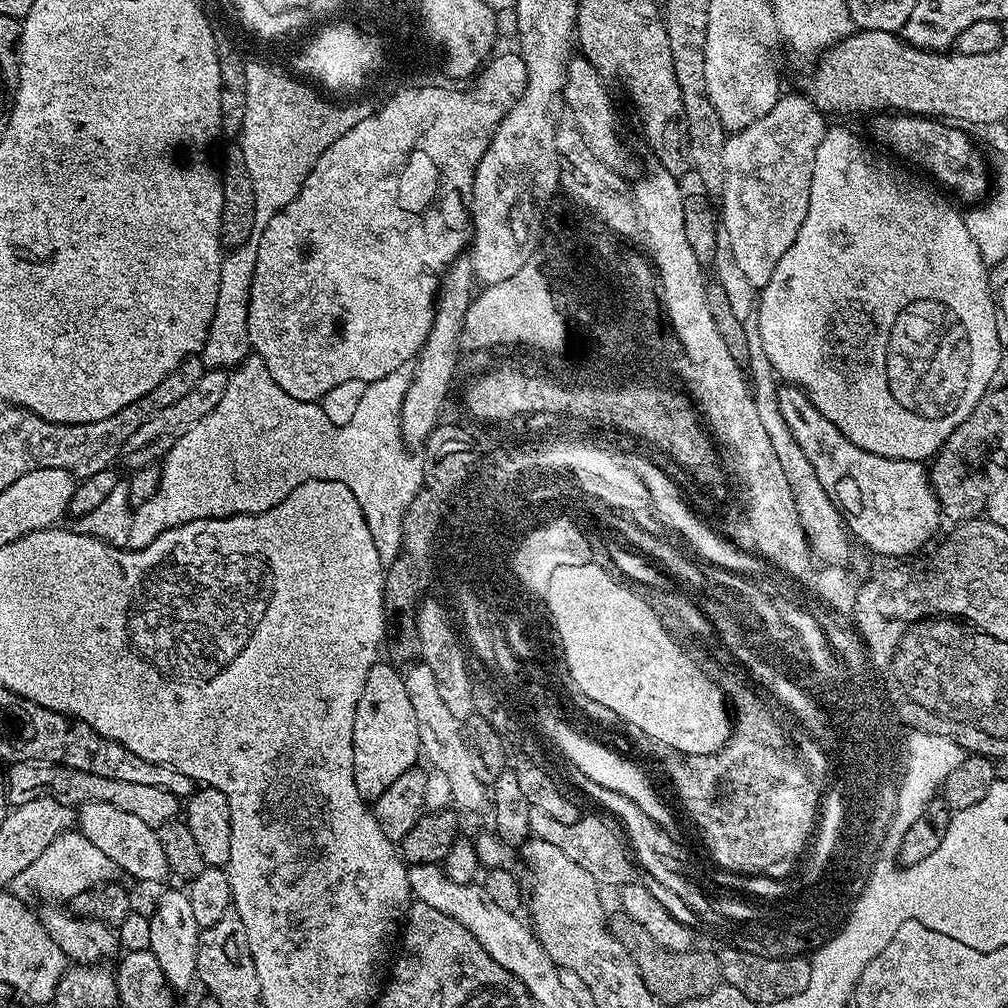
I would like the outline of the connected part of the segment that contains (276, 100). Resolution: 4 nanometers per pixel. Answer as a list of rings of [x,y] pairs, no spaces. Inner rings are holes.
[[[249,59],[246,63],[246,118],[238,125],[238,143],[246,158],[246,170],[250,170],[250,182],[254,186],[254,218],[260,226],[270,222],[278,210],[294,202],[298,190],[302,190],[310,170],[314,170],[314,162],[322,158],[326,146],[342,138],[350,126],[358,126],[358,122],[362,122],[370,111],[369,105],[335,104],[327,100],[327,95],[319,96],[320,92],[311,83],[284,72],[268,64],[259,64],[256,60]]]

